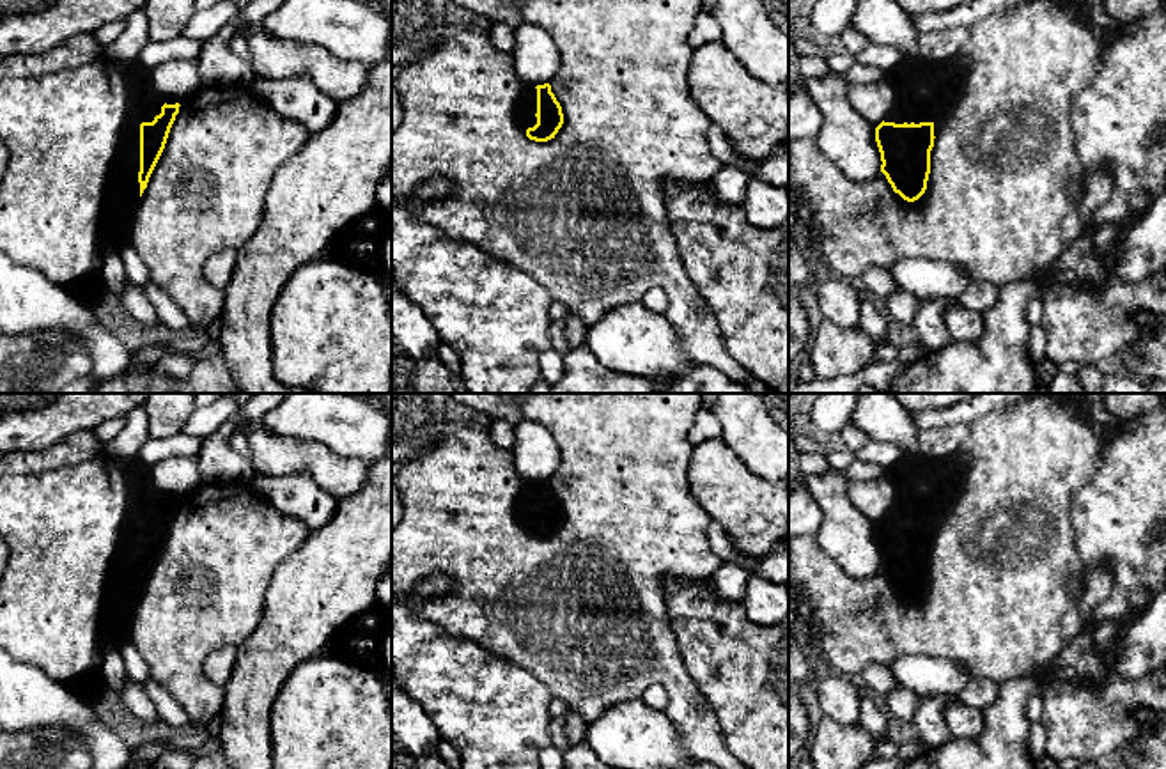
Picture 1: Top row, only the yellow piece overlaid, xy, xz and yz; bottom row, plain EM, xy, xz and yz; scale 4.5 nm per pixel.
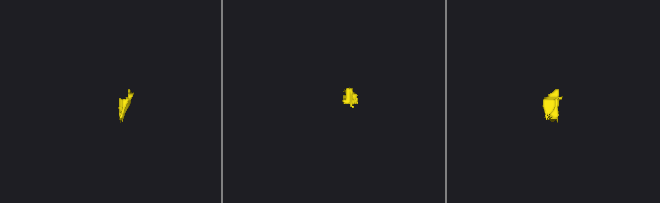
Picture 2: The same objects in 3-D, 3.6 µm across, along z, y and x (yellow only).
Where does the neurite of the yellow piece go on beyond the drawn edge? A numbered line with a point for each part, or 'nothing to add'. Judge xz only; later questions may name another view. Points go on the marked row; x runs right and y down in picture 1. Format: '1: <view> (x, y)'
1: xz (527, 105)

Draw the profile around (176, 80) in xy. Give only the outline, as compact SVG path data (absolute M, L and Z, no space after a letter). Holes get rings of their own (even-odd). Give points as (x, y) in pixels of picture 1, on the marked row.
M170 60L151 71L149 87L181 103L202 87L202 78L195 60Z

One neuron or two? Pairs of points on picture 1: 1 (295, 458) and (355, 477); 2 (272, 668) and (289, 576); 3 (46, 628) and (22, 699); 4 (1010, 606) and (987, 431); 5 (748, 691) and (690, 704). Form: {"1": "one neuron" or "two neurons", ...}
{"1": "one neuron", "2": "one neuron", "3": "two neurons", "4": "one neuron", "5": "two neurons"}

